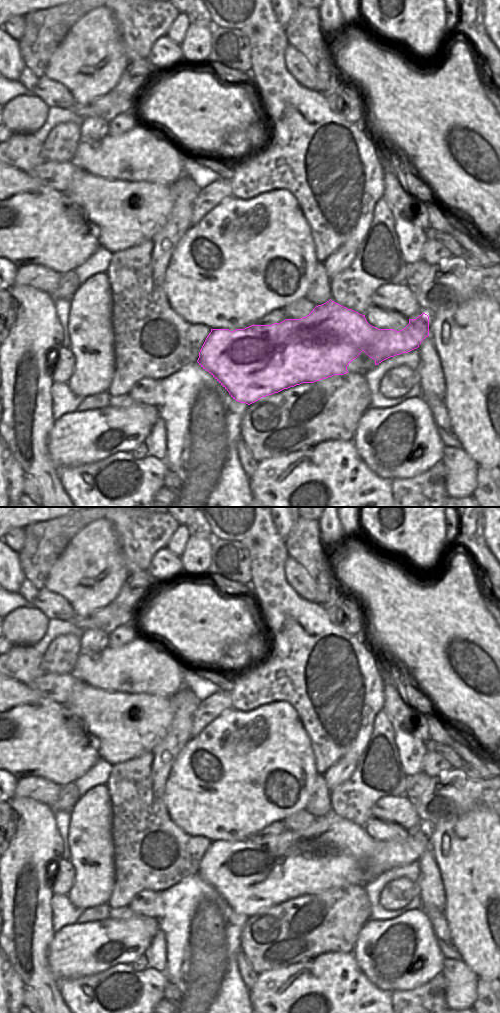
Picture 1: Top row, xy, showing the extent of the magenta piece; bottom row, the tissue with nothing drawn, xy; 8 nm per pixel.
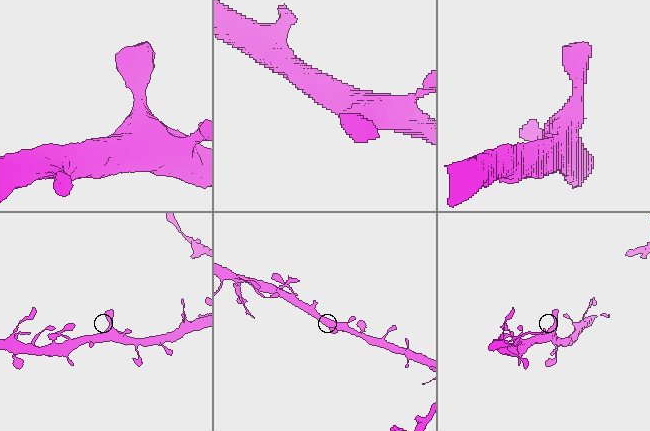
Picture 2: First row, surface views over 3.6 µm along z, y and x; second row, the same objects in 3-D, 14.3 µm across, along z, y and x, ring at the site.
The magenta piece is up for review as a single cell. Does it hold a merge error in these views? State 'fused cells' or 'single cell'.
single cell

